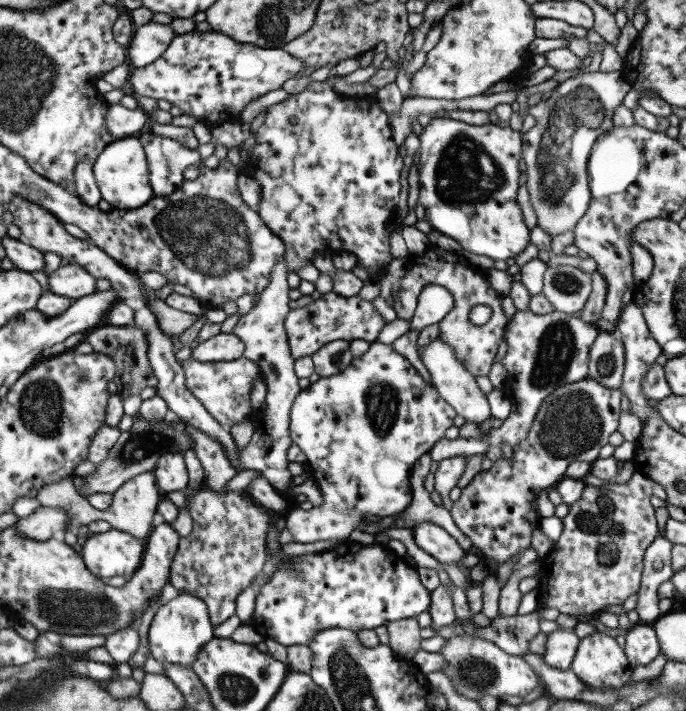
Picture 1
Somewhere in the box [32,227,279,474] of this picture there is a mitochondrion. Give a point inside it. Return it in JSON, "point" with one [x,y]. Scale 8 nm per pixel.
{"point":[143,443]}

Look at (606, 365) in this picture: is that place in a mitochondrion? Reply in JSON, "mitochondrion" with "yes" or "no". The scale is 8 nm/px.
{"mitochondrion":"yes"}

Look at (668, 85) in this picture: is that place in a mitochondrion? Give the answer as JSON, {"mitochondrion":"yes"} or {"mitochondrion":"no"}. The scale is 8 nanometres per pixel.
{"mitochondrion":"no"}

